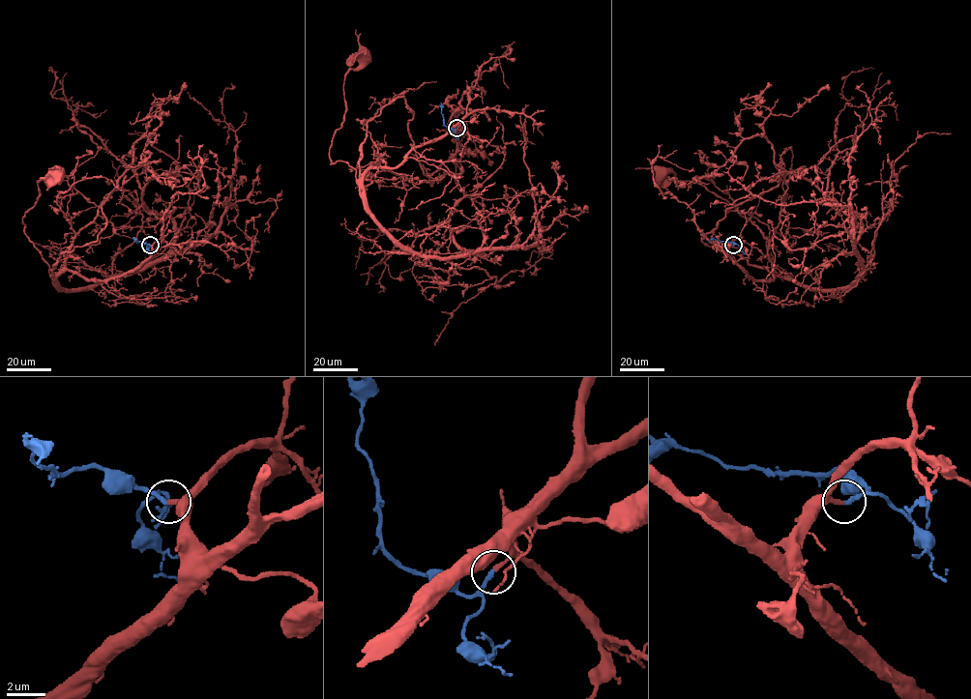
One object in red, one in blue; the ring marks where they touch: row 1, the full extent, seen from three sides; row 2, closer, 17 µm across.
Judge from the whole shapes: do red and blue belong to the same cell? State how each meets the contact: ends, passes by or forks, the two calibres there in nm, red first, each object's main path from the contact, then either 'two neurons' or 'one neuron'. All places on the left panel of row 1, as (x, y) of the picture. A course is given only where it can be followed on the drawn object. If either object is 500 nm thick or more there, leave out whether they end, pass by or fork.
red ends | blue ends | 200/240 nm | red via (150, 245), (152, 253), (134, 268), (105, 279), (50, 274), (23, 218), (37, 201), (37, 182), (58, 174) | blue via (150, 245), (135, 239), (133, 242) | one neuron

